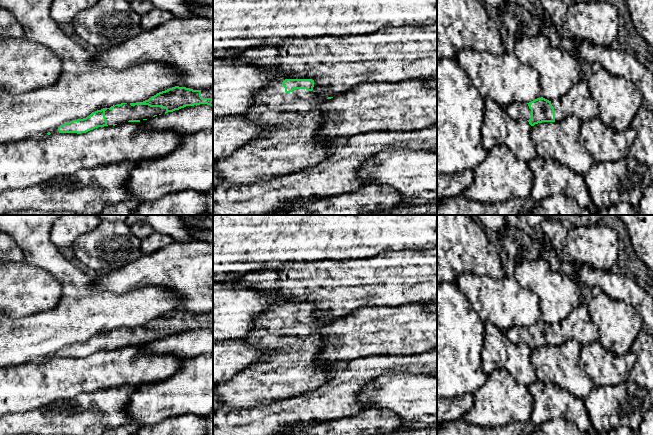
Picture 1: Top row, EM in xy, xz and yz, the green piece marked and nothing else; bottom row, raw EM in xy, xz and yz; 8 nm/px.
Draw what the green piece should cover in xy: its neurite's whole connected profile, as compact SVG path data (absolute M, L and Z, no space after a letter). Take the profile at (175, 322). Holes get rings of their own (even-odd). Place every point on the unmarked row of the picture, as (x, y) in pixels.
M175 310L159 316L143 326L121 327L110 332L97 334L86 342L60 349L58 355L59 357L81 358L98 351L111 351L126 346L140 346L186 330L200 328L213 330L213 311L205 314L193 314Z

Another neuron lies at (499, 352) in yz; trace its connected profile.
M491 322L484 323L482 368L488 375L495 369L505 369L520 385L529 387L538 380L531 362L532 350L525 343L512 342L506 332Z

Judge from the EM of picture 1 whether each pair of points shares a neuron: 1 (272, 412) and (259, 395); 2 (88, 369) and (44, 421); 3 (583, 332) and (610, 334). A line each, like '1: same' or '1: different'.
1: different
2: different
3: different

